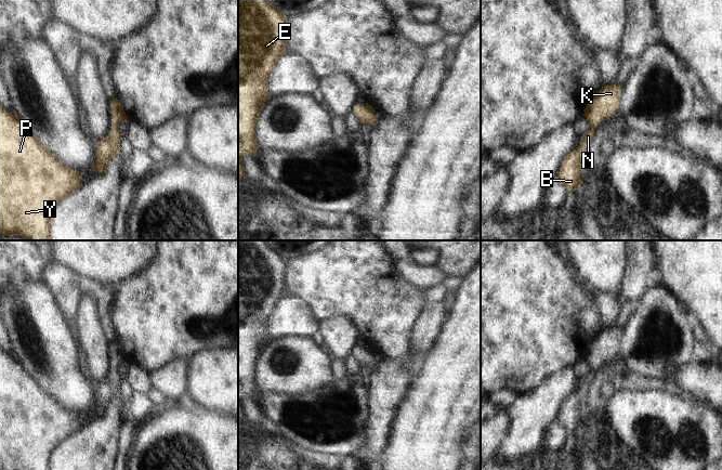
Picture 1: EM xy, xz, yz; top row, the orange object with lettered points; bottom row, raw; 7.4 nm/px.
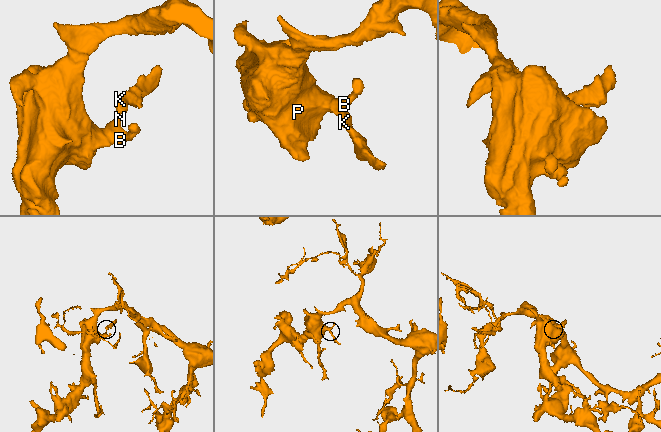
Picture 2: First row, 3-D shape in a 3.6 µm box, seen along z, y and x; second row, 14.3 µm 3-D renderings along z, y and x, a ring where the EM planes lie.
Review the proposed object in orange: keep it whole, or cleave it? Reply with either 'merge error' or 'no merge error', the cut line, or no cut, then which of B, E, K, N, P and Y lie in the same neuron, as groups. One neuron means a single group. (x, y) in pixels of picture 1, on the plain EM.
no merge error | no cut | B E K N P Y

